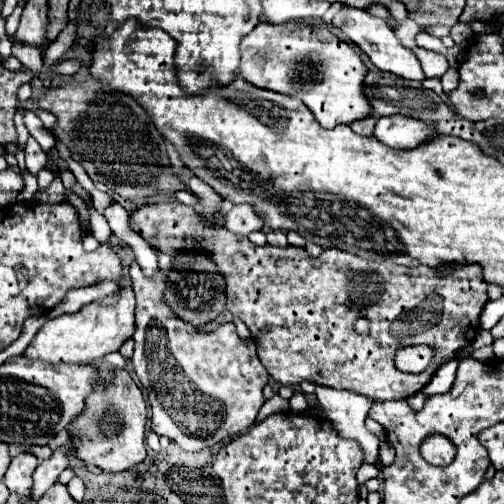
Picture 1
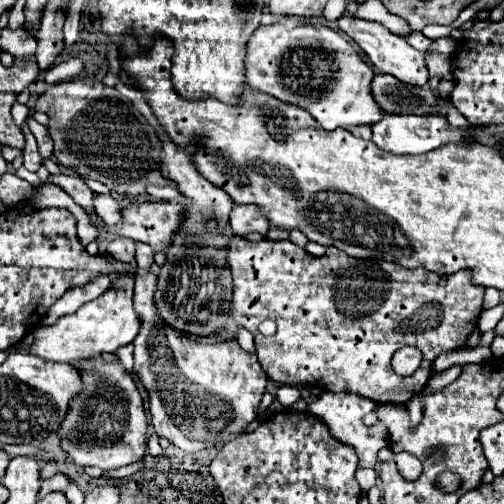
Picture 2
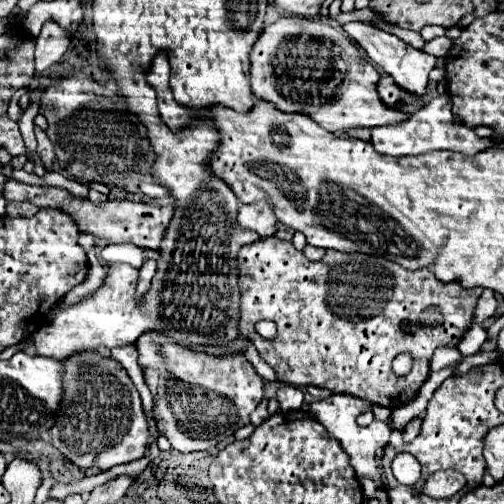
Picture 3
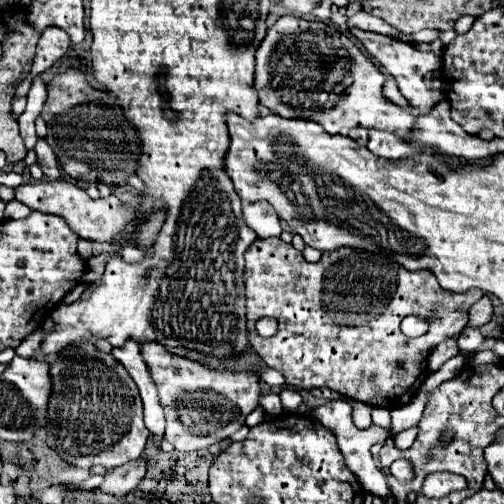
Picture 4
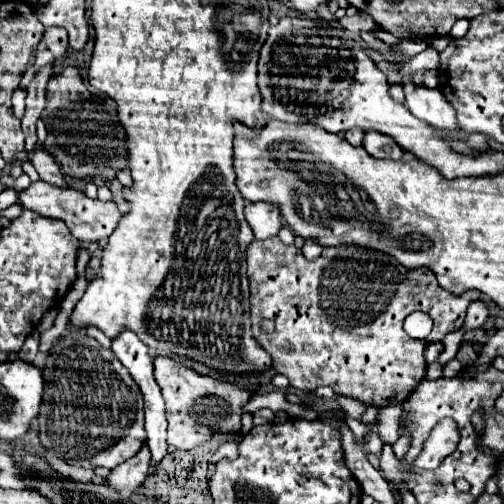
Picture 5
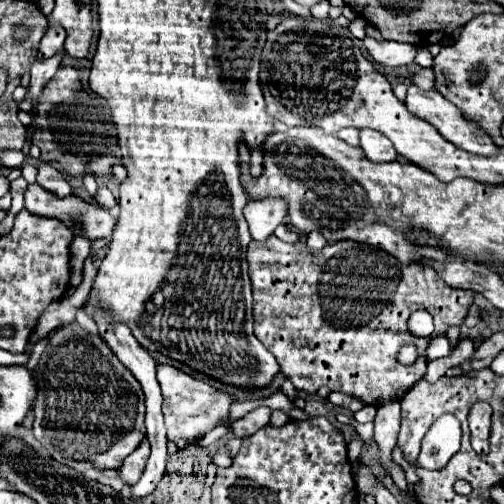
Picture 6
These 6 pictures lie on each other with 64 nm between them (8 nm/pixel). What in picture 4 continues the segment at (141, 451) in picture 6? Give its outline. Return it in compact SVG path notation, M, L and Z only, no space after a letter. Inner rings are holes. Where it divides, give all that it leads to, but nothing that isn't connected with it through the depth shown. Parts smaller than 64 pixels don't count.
M140 456L140 460L134 460L120 468L108 470L98 492L112 494L116 498L124 498L128 492L132 492L138 486L144 472L146 472L146 456Z

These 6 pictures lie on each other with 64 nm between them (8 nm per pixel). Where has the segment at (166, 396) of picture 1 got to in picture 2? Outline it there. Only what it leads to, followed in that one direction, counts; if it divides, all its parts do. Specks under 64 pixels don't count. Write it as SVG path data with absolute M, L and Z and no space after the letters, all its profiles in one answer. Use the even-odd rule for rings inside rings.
M136 270L134 282L134 310L138 312L142 322L140 332L134 338L134 370L142 386L148 390L152 426L156 434L168 438L174 446L178 446L184 452L198 452L214 444L222 444L238 432L244 432L246 426L256 418L260 398L268 382L268 376L262 370L256 354L246 352L236 338L212 344L192 340L186 332L166 324L164 318L158 314L154 302L156 278L146 278L142 270Z

